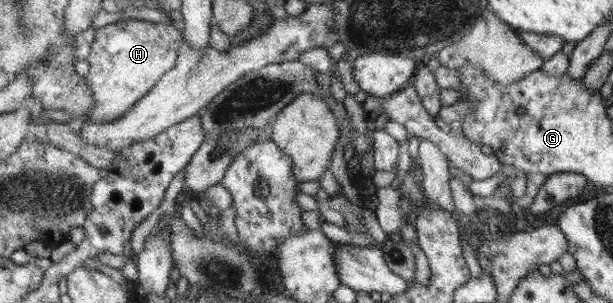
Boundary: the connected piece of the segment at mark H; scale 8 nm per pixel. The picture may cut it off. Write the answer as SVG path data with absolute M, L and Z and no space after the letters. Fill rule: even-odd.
M126 19L94 30L94 41L87 57L90 71L85 77L94 95L94 108L84 114L84 120L100 124L122 117L168 70L174 68L182 45L182 29L173 22Z

